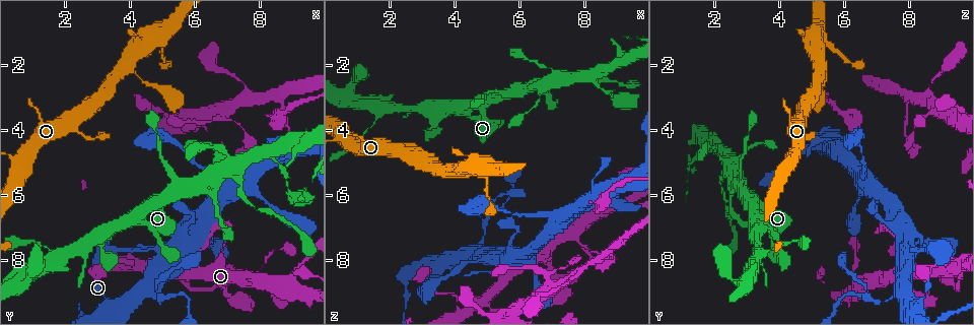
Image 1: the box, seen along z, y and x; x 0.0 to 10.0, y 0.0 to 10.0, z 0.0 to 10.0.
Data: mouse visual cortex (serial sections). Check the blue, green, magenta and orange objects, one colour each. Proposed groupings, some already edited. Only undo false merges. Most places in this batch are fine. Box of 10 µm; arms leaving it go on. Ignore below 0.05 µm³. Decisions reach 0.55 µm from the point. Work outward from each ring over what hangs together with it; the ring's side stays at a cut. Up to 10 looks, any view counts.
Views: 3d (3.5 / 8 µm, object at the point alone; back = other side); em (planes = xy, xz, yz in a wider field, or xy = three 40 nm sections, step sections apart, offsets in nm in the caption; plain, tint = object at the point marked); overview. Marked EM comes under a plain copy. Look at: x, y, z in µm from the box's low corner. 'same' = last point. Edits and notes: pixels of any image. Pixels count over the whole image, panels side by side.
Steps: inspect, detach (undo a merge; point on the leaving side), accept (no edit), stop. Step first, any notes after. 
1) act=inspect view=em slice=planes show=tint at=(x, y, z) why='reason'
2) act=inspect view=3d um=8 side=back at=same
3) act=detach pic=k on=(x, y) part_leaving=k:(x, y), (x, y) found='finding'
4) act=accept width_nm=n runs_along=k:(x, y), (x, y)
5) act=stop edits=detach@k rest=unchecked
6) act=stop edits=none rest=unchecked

act=inspect view=3d um=3.5 at=(5.90, 6.65, 7.00) why='abrupt turn'

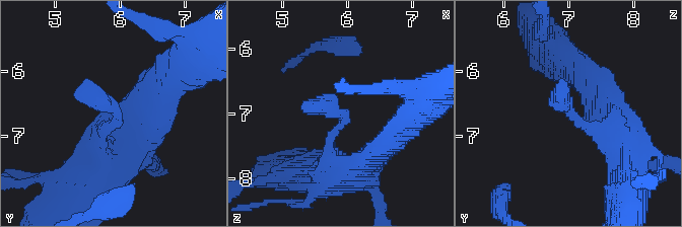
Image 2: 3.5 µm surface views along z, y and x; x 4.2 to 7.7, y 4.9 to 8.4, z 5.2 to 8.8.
act=inspect view=em slice=xy step=1 show=tint at=(5.90, 6.60, 7.00)

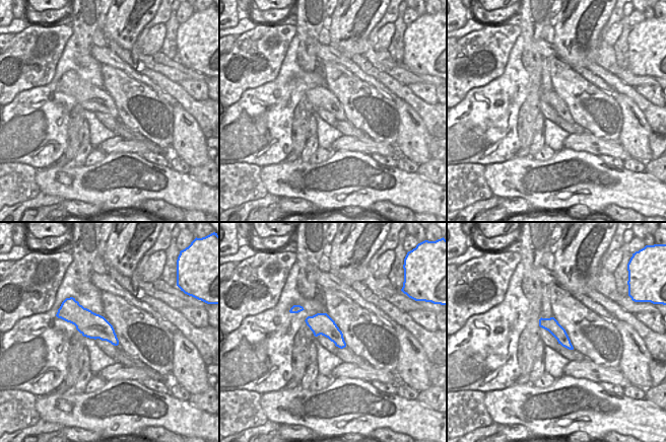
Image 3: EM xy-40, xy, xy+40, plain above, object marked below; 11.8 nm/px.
act=accept runs_along=2:(624, 132), (588, 129), (564, 97) found='all the same cell'

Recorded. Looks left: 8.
act=inspect view=3d um=3.5 side=back at=(4.10, 8.00, 9.30) why='sharp bend'

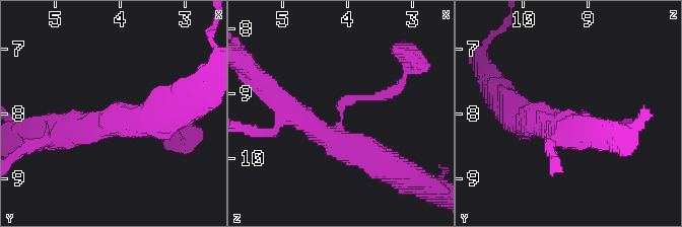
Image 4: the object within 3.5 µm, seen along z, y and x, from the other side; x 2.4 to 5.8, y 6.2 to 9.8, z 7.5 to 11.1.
act=inspect view=em slice=xy step=1 show=tint at=same

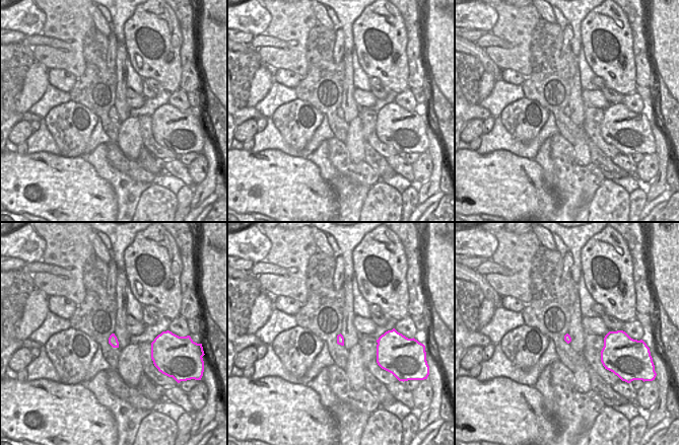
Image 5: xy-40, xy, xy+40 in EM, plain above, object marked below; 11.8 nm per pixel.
act=inspect view=em slice=xy step=3 show=tint at=same why='another direction'

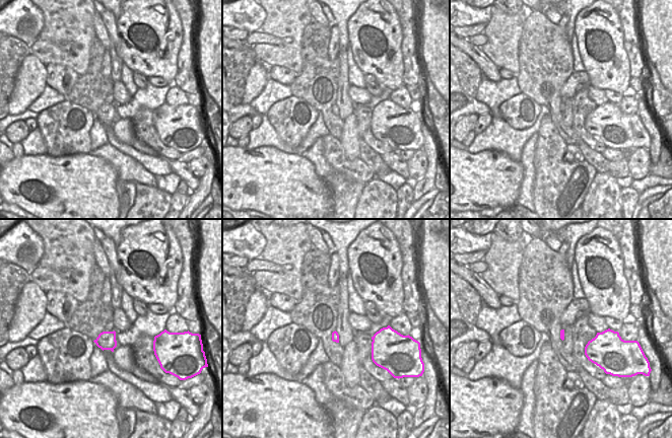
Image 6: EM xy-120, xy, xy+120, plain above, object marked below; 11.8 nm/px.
act=accept runs_along=4:(296, 114), (334, 137), (343, 102), (390, 92) found='continuous, no second cell'

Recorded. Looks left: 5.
act=inspect view=3d um=3.5 at=(4.95, 9.20, 6.85) why='abrupt turn'

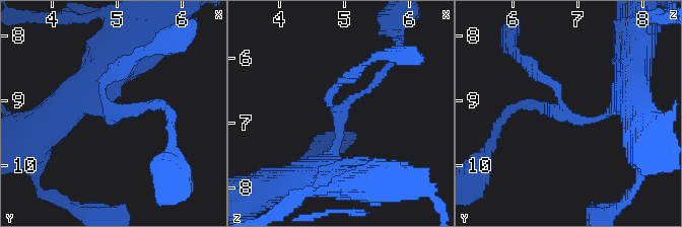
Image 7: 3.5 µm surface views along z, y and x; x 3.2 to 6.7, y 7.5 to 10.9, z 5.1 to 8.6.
act=inspect view=em slice=planes show=tint at=(4.90, 9.20, 6.85) arms=3 arm_widths_nm=150,150,200 why='shape alone is not enough'

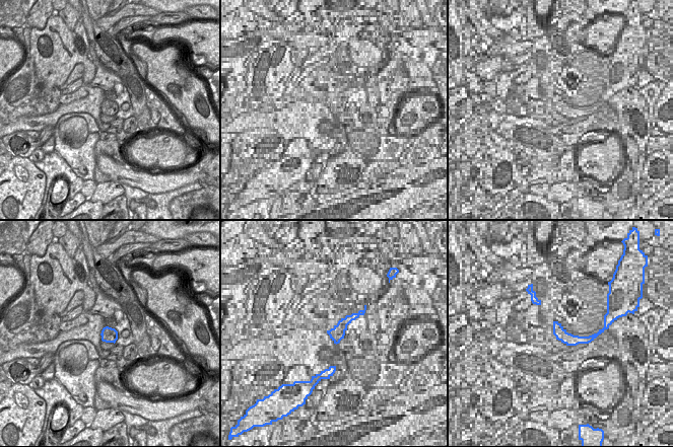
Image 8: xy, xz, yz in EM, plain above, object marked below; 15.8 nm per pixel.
act=inspect view=em slice=xy step=3 show=tint at=same

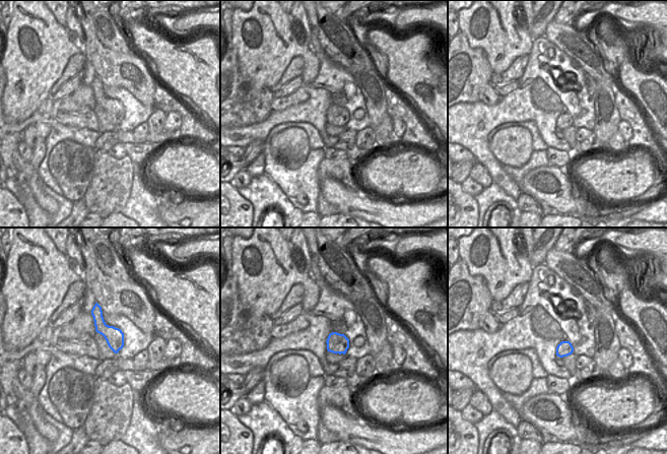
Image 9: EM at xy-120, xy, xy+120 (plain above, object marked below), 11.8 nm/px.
act=accept runs_along=9:(96, 307), (116, 349) found='one cell here'

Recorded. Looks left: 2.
act=inspect view=3d um=3.5 at=(7.75, 6.30, 2.30) why='a narrow waist'

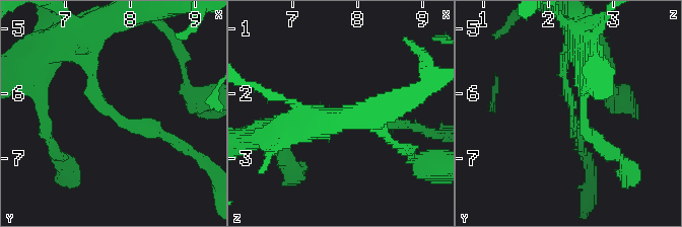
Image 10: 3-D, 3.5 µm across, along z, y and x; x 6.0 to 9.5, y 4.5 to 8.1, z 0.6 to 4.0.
act=inspect view=em slice=planes show=tint at=(7.70, 6.30, 2.35) why='now the EM'

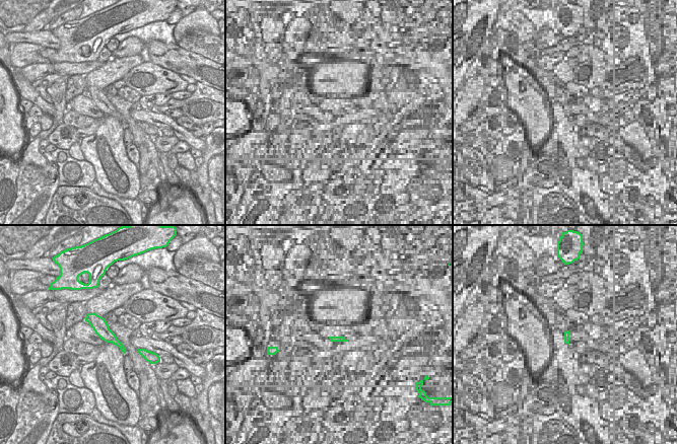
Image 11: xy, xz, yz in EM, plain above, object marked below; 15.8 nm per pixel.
act=accept runs_along=10:(91, 55), (107, 110), (169, 139) found='continuous, no second cell'

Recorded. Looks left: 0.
act=stop edits=none rest=unchecked

